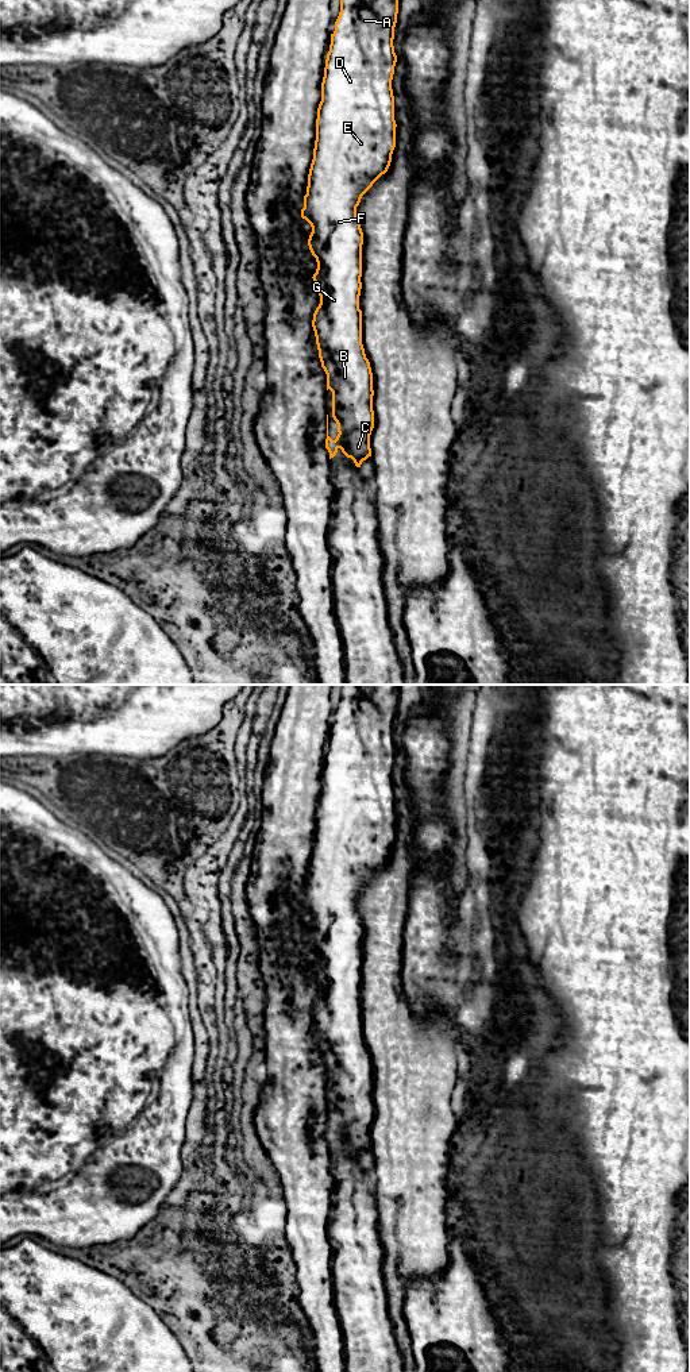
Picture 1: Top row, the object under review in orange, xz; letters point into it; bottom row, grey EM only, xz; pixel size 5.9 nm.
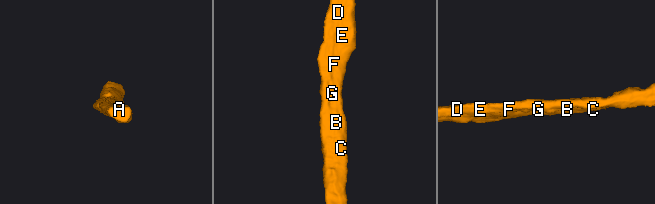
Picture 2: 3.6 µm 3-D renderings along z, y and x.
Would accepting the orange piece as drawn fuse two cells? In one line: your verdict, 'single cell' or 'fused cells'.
single cell

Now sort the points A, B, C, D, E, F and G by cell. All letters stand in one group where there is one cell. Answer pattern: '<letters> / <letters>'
A B C D E F G

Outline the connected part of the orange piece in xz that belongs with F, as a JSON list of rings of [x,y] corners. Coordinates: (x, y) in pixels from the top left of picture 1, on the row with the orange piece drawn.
[[[340,0],[340,12],[335,22],[335,31],[331,34],[329,51],[325,59],[324,77],[321,82],[321,101],[317,108],[316,119],[316,140],[313,149],[313,159],[311,163],[308,174],[308,186],[307,194],[304,196],[304,208],[301,209],[301,217],[305,219],[311,227],[312,232],[308,239],[308,246],[312,255],[316,258],[317,269],[313,274],[315,289],[320,296],[320,304],[313,313],[312,327],[316,336],[316,344],[319,350],[319,358],[321,367],[327,374],[327,390],[332,392],[332,417],[338,424],[338,436],[332,440],[328,436],[328,415],[327,415],[327,439],[325,448],[329,452],[329,459],[334,458],[340,448],[342,452],[351,458],[356,467],[361,467],[362,462],[371,456],[370,448],[370,435],[374,428],[374,411],[373,411],[373,373],[370,362],[366,358],[365,348],[362,344],[362,311],[359,309],[359,296],[362,289],[362,244],[363,244],[363,232],[356,219],[356,207],[361,203],[362,196],[373,186],[373,184],[388,172],[392,154],[396,147],[396,120],[394,120],[394,96],[392,89],[392,80],[394,74],[394,66],[397,62],[397,55],[394,53],[393,39],[394,39],[394,27],[397,23],[398,14],[398,0]]]

